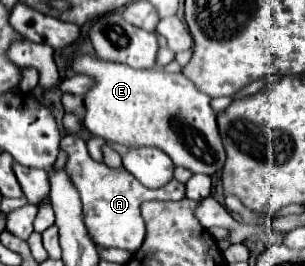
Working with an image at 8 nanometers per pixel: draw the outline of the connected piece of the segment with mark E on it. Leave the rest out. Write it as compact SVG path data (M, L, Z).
M90 55L76 57L72 67L76 73L92 75L96 79L96 85L84 95L84 103L86 103L84 127L92 135L128 147L158 147L172 159L174 165L184 167L192 173L214 175L224 167L226 151L218 135L216 113L210 107L210 97L198 91L184 73L166 73L162 69L132 69L122 63L110 63Z

